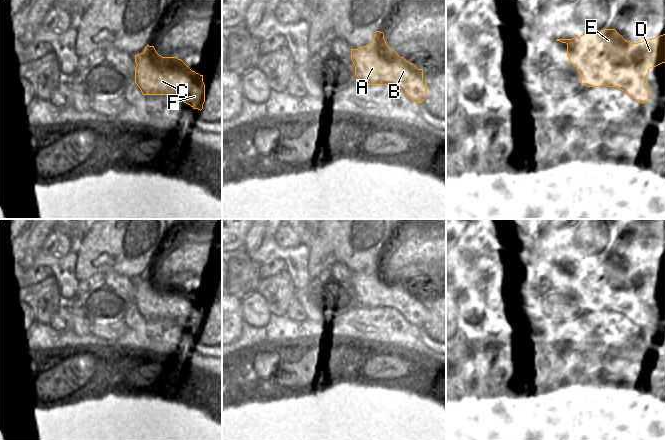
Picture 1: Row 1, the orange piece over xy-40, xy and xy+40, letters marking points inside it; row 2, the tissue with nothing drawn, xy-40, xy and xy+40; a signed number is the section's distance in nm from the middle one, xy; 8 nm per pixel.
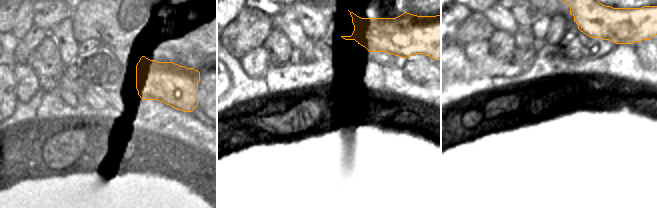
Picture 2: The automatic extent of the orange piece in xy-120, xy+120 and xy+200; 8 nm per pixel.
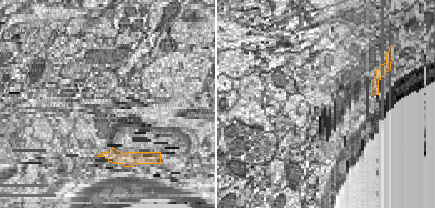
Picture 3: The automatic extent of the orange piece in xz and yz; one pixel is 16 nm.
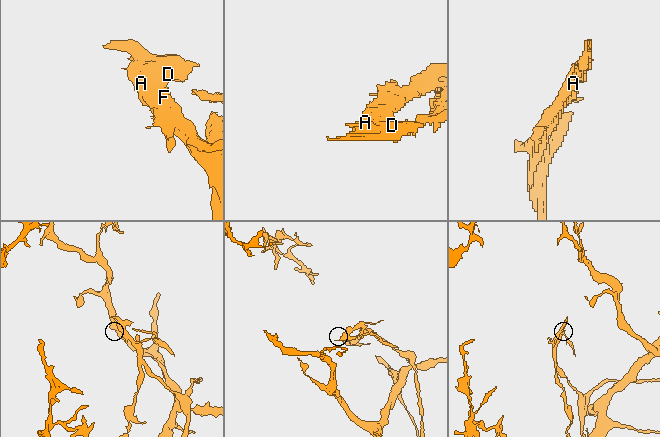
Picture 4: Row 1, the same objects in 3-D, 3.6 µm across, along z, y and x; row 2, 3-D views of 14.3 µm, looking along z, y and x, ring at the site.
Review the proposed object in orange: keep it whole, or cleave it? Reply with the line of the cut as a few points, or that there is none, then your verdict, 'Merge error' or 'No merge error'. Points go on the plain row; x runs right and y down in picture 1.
Split along xy+40 (567, 268), (589, 273), (614, 288), (649, 292). Merge error.

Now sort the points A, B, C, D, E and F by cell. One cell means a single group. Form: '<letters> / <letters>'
A B C F / D E

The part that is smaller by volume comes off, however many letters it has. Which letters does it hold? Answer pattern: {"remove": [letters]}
{"remove": ["D", "E"]}

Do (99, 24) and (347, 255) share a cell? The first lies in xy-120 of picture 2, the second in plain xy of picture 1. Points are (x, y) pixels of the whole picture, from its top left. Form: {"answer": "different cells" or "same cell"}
{"answer": "same cell"}

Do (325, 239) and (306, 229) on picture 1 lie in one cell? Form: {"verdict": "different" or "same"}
{"verdict": "different"}

